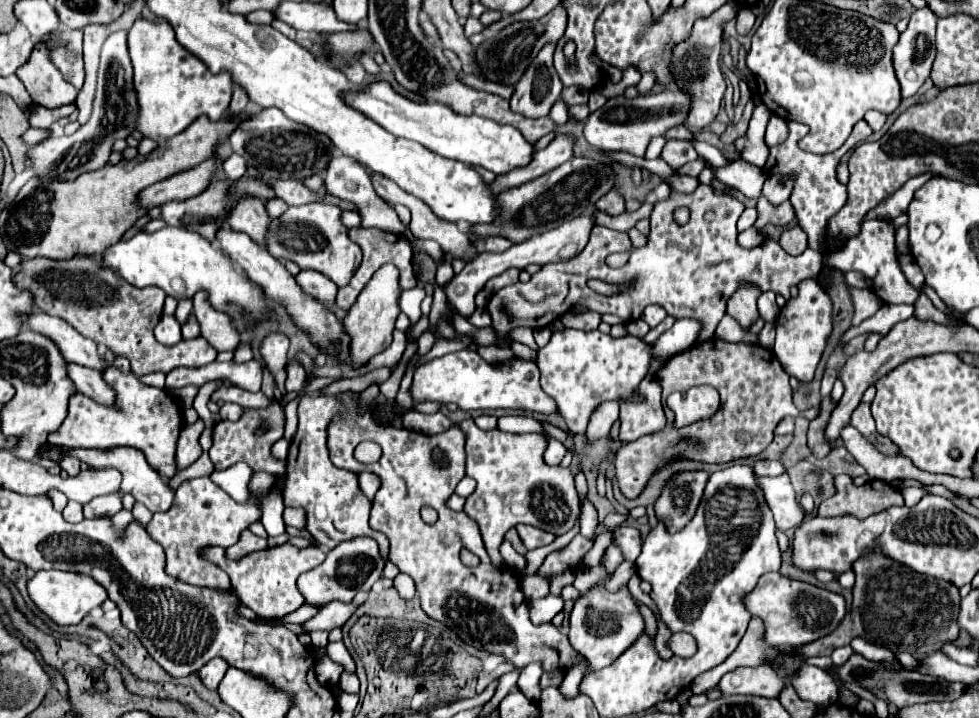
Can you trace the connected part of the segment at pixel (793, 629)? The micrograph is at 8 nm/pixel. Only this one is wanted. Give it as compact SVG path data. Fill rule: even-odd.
M767 573L759 579L755 591L745 597L751 615L761 617L765 623L765 641L777 647L803 647L829 635L845 617L847 603L839 593L819 589L815 585L787 579L779 573Z

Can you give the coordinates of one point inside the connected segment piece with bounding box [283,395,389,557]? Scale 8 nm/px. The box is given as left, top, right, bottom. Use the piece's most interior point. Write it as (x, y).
(337, 510)

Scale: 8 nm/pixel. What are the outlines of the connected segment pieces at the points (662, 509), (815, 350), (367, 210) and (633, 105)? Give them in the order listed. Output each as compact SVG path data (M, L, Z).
M693 471L681 473L665 485L661 497L655 503L655 513L657 519L669 527L669 531L679 531L691 521L701 501L707 479L707 471Z
M805 279L797 285L799 293L795 299L789 299L785 307L781 309L775 325L777 325L777 337L773 345L773 353L777 355L779 363L783 365L785 373L795 377L797 381L811 383L815 377L815 369L821 361L821 355L825 351L827 339L833 333L833 301L831 297L821 289L821 285L815 279Z
M337 155L331 159L329 163L329 169L325 173L325 189L343 199L343 201L353 201L357 207L359 207L359 215L363 219L363 227L377 227L381 231L393 231L395 235L401 235L405 231L403 223L399 221L397 213L391 209L391 205L387 205L385 201L381 201L377 197L377 193L373 191L373 185L371 185L371 179L369 179L369 171L357 163L355 159L349 159L345 155Z
M669 89L663 93L633 99L613 97L603 105L603 109L597 109L593 115L589 115L589 119L585 121L585 139L601 151L627 151L643 157L653 137L665 137L671 127L685 123L689 103L689 93L681 89Z

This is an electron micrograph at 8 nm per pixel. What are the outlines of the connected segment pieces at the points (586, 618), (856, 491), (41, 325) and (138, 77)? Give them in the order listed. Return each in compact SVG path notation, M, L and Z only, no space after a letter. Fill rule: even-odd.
M603 583L593 587L593 591L583 593L571 611L571 629L569 629L569 643L571 647L585 655L593 671L601 671L609 667L625 647L633 645L645 631L645 619L639 611L637 601L629 593L627 585L621 587L617 593L609 593Z
M837 475L835 485L837 493L821 503L819 517L855 515L857 519L865 519L893 505L905 505L901 491L885 481L867 481L857 487L849 475Z
M35 311L35 315L29 315L25 319L25 323L27 323L27 329L33 329L33 331L53 339L69 363L77 363L77 365L83 365L83 367L89 367L89 369L95 369L101 373L109 367L109 363L99 355L97 343L79 335L63 319Z
M137 19L129 29L129 53L135 69L135 91L139 99L137 131L163 143L185 131L197 117L209 115L217 121L231 103L233 81L229 71L211 73L205 63L175 41L173 27L167 21Z

